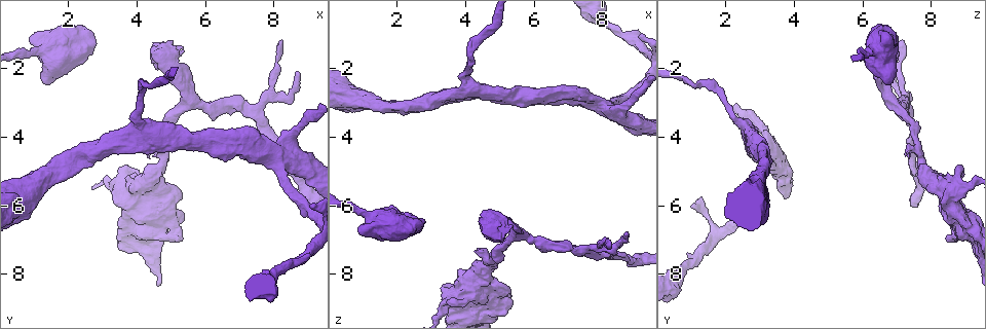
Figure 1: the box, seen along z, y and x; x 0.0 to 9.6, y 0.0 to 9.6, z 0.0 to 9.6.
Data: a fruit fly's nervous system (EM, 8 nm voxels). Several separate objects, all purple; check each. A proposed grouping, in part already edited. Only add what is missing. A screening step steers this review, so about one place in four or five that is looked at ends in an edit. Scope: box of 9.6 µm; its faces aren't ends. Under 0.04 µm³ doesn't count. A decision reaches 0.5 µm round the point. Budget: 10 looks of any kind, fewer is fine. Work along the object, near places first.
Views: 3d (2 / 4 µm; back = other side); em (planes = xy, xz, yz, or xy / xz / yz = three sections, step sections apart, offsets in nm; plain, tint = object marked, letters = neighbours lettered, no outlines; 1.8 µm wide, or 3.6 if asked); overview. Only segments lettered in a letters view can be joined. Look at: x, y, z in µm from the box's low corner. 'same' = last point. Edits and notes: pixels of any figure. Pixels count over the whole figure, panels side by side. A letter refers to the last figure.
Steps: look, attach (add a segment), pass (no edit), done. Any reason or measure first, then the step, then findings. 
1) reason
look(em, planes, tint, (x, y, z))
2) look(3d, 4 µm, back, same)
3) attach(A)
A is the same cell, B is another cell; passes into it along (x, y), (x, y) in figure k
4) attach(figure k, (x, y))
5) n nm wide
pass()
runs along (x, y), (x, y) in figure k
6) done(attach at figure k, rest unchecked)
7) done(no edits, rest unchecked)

free end
look(em, 3.6 µm, planes, letters, (2.75, 1.50, 6.70))

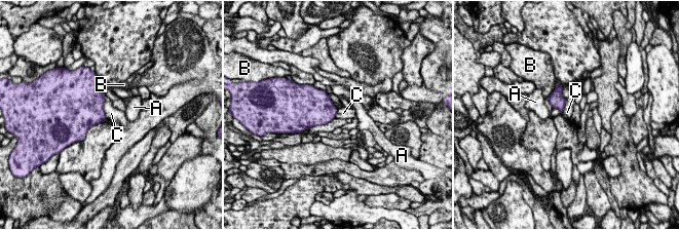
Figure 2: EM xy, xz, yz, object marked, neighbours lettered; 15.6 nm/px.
pass()
A, B and C are other cells; none of them fits

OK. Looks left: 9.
branch stops here
look(3d, 4 µm, (4.30, 4.60, 7.40))

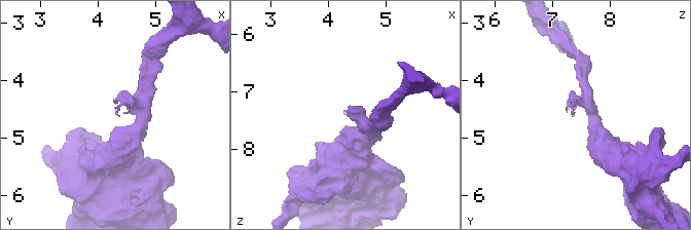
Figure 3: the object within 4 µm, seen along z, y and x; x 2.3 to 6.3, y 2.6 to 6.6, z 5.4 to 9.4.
now the EM
look(em, xy, step 16, letters, (4.35, 4.55, 7.40))

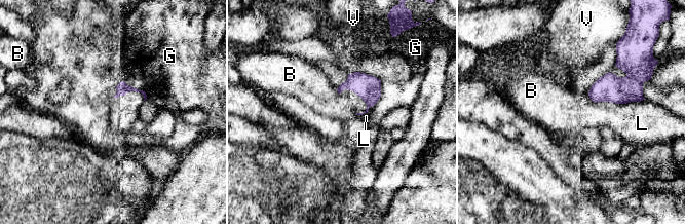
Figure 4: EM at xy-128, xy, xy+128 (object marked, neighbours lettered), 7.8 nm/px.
L touches over 420 nm
pass()
B, G, L and V are other cells; none of them fits

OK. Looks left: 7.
thick turns thin
look(em, planes, plain, (5.05, 6.45, 8.65))

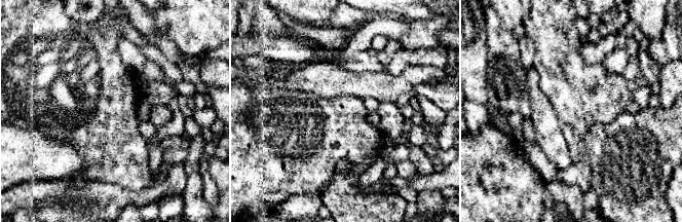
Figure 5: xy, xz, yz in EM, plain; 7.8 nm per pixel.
with the object marked
look(em, planes, tint, same)

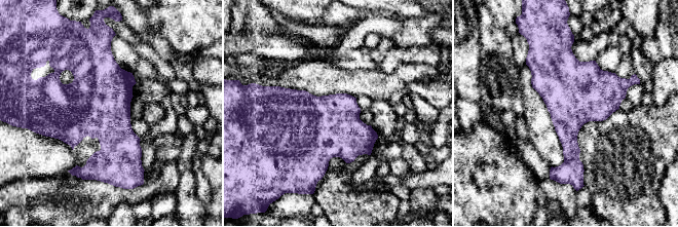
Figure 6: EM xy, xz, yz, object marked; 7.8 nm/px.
look(em, planes, letters, same)

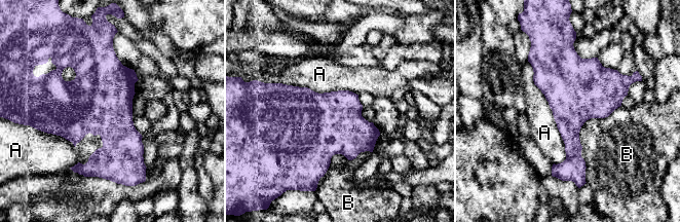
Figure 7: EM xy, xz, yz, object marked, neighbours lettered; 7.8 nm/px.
pass()
A and B are other cells; border along (528, 61), (564, 144), (557, 164) in figure 7; no lettered segment goes on from it

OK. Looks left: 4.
tapers out
look(em, xz, step 8, letters, (8.70, 2.10, 6.85))

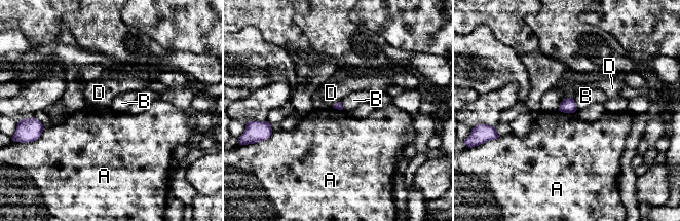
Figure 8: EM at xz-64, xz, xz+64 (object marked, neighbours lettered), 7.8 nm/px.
look(em, xy, step 8, letters, same)

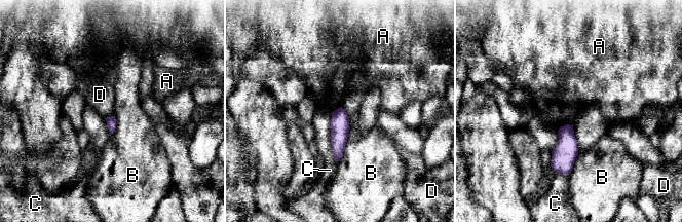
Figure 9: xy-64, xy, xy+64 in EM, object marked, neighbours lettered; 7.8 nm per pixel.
pass()
A, B, C and D are other cells; runs along (340, 110), (337, 157) in figure 9; no lettered segment goes on from it

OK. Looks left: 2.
done(no edits, rest unchecked)

